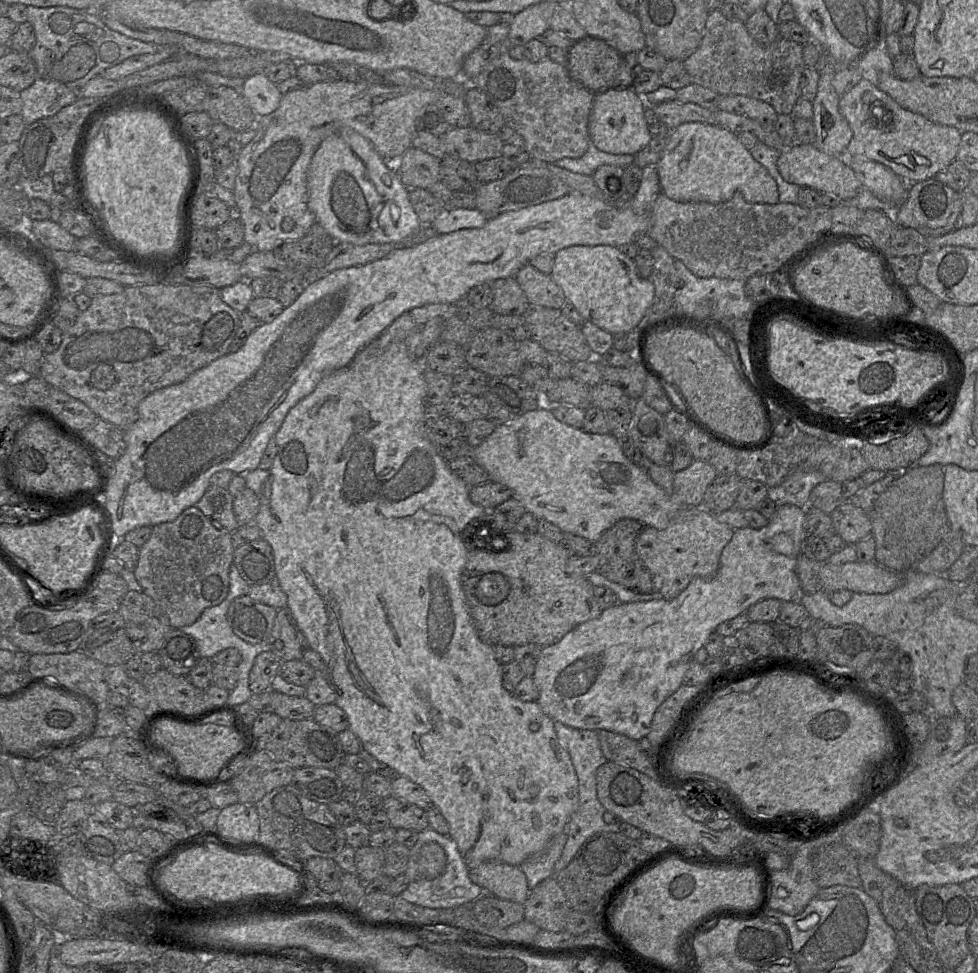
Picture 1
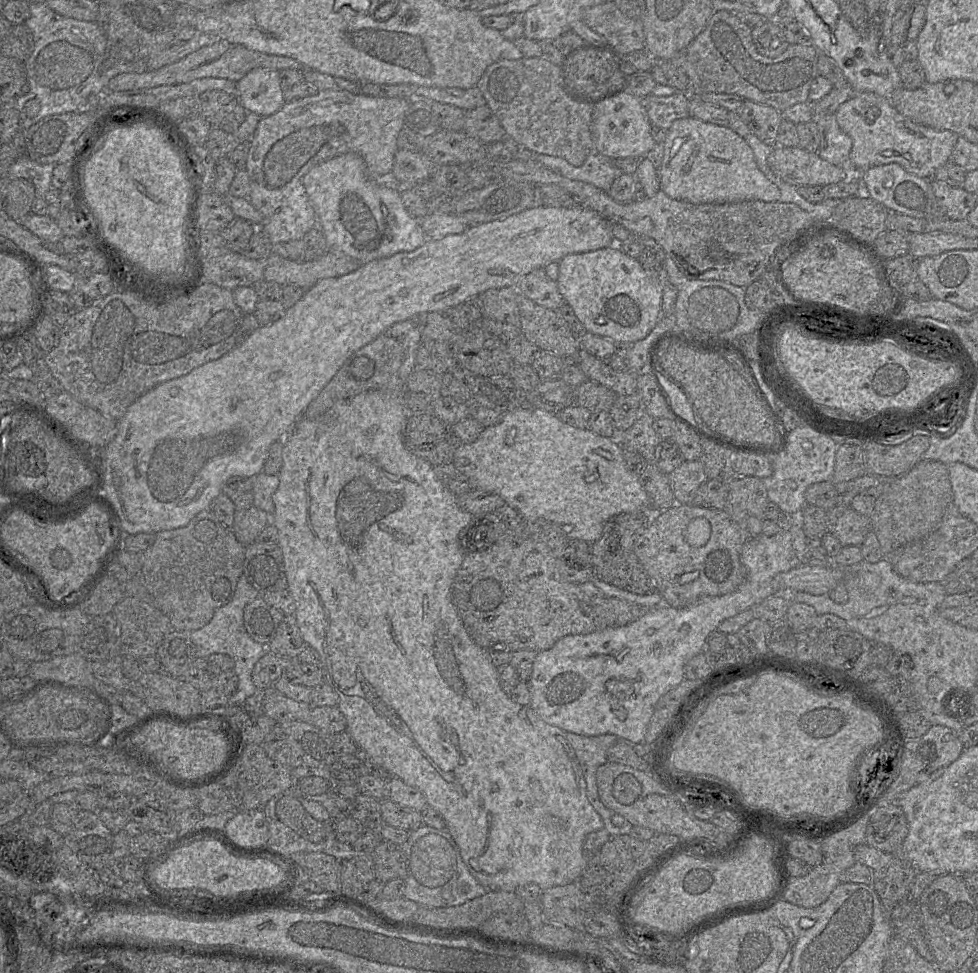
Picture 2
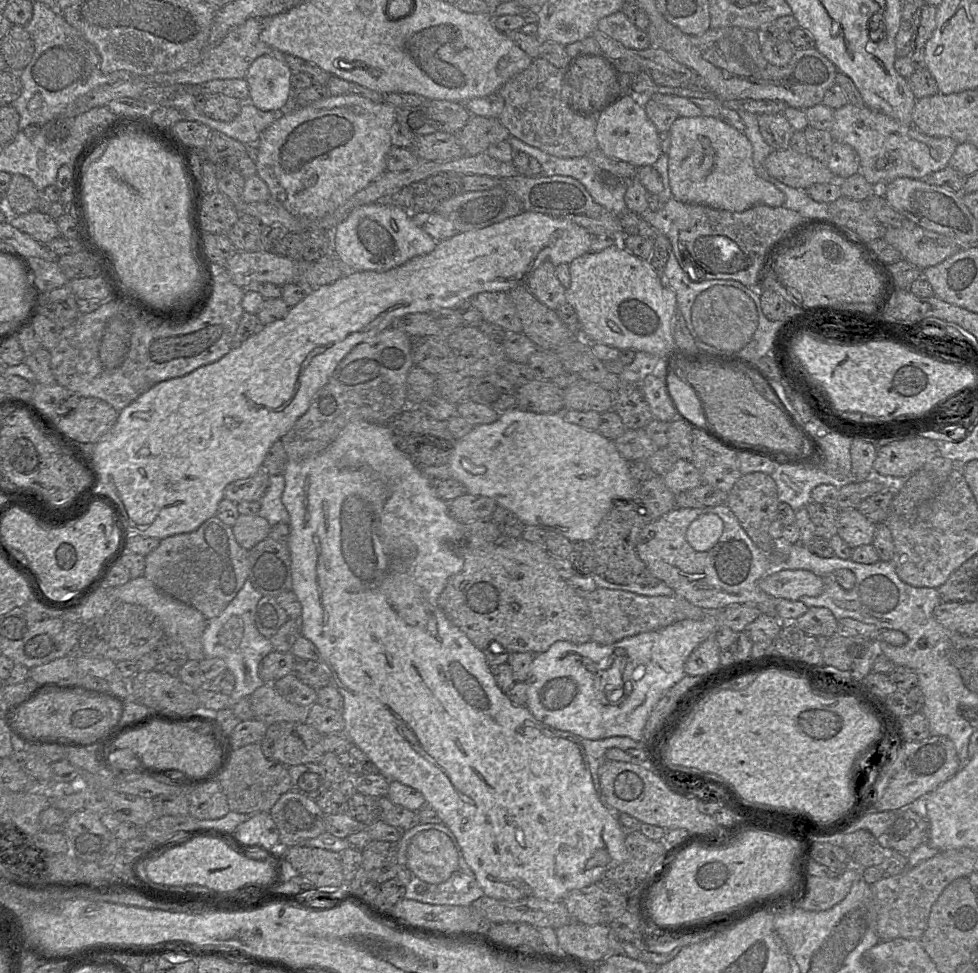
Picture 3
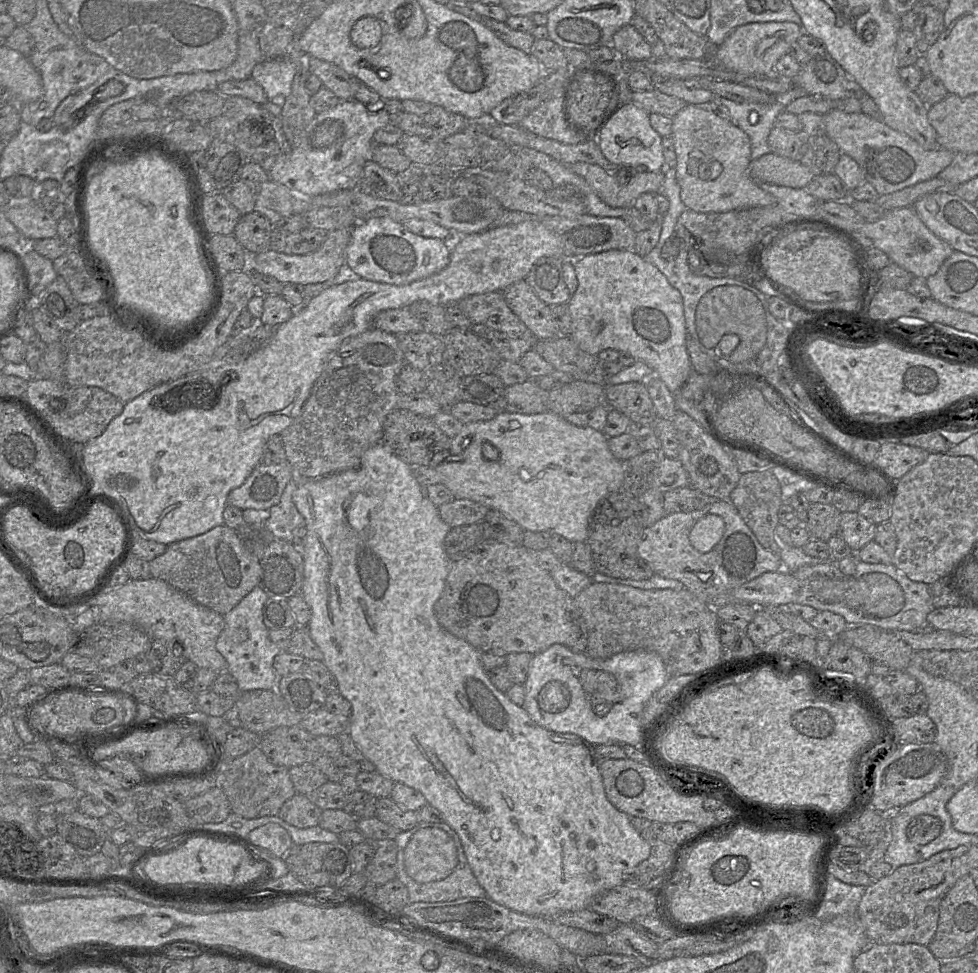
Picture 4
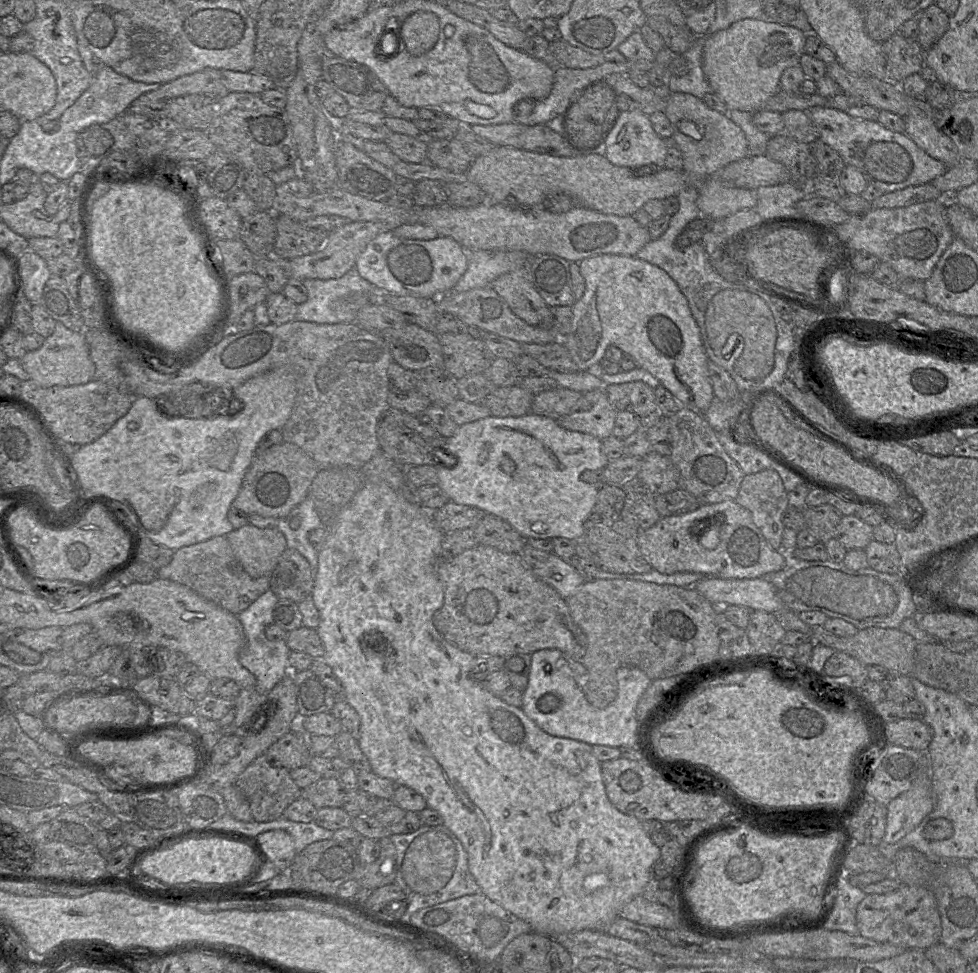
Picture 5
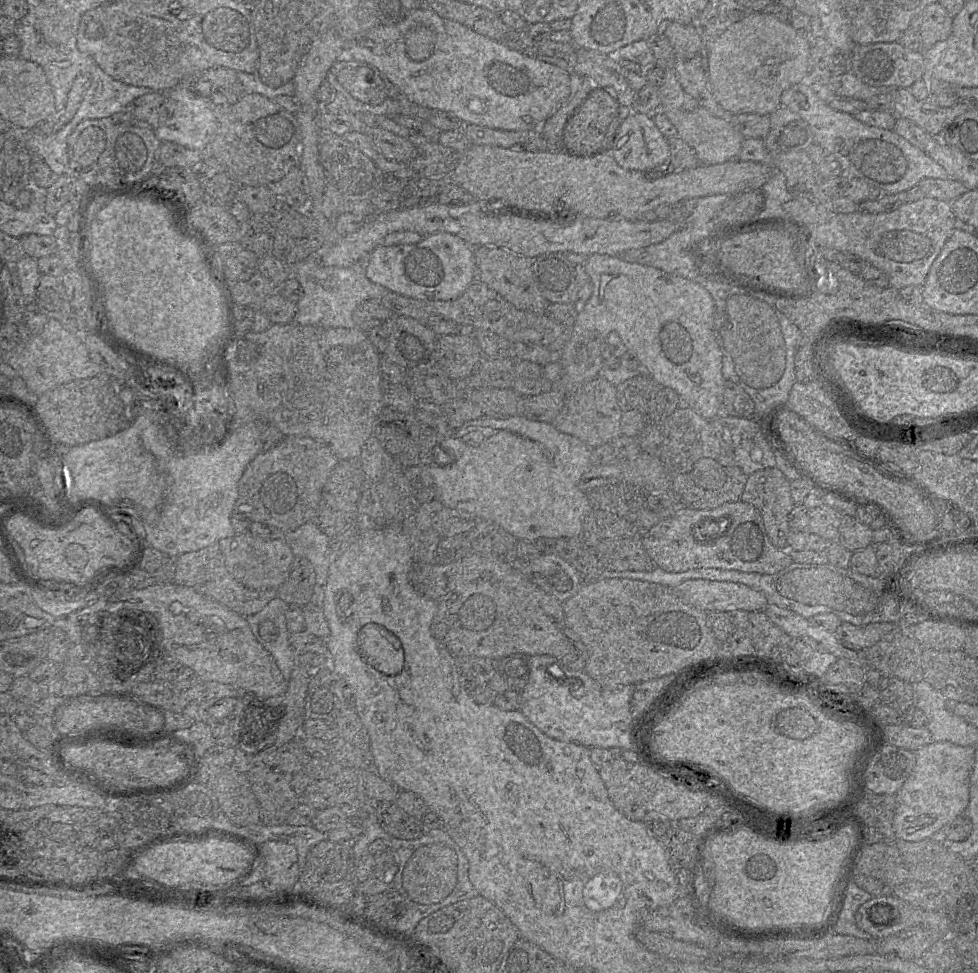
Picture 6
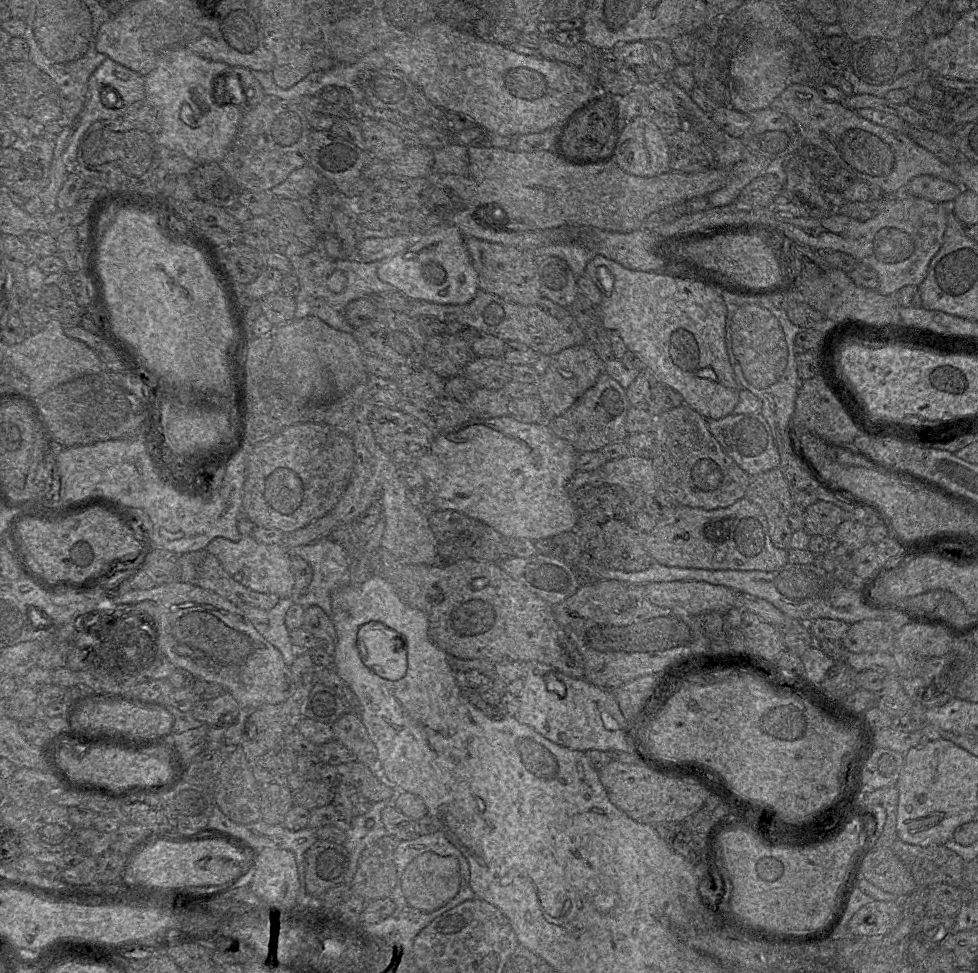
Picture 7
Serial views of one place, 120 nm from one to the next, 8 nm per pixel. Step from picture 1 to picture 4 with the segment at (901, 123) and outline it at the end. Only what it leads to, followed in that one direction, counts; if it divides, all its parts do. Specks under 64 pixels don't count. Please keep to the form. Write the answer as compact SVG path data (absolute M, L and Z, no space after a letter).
M835 108L824 115L824 122L826 135L837 144L842 154L850 156L859 164L865 181L876 189L878 195L894 193L937 177L952 162L955 154L942 147L925 149L906 134L862 112L845 113Z

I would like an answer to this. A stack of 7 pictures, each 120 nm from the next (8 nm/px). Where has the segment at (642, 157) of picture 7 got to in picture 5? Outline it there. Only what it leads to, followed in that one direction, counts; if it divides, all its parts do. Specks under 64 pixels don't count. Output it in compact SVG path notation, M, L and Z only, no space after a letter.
M638 109L619 113L617 123L609 133L601 151L616 166L635 167L654 163L659 168L665 167L665 140L654 131L649 116Z

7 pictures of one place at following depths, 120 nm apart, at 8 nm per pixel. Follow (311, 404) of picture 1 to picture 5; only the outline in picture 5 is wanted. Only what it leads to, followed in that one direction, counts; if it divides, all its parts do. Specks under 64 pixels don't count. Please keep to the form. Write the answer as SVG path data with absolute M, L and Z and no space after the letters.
M365 482L352 501L339 513L331 524L324 524L324 526L329 527L329 535L322 544L321 549L318 551L318 566L317 570L314 572L314 586L311 593L311 598L320 617L319 626L316 631L324 646L324 656L322 660L331 667L333 673L343 686L344 700L356 710L360 717L360 727L357 731L357 739L362 752L365 754L371 765L371 771L380 777L391 780L396 786L407 786L421 794L427 802L427 807L436 810L441 815L442 824L446 826L462 843L464 850L467 853L469 871L481 888L482 894L503 907L505 910L529 923L532 928L532 932L544 935L558 935L561 933L590 929L607 933L611 924L619 917L621 909L633 898L640 895L649 885L651 885L651 869L660 857L660 848L653 843L650 836L644 831L640 820L620 812L611 804L607 797L602 780L601 762L594 756L591 745L578 740L547 734L540 729L520 707L507 704L500 696L490 693L480 683L472 680L469 677L469 672L472 667L472 660L474 656L447 642L437 631L433 624L432 617L434 612L443 605L444 587L437 576L436 567L439 561L443 560L440 559L440 547L445 533L436 526L432 517L432 512L425 510L419 504L411 503L401 493L395 491L385 483Z

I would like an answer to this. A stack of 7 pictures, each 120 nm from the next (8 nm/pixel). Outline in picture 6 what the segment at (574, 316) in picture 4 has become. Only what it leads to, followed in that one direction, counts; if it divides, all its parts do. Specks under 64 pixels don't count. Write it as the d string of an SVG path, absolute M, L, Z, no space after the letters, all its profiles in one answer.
M592 254L590 256L587 256L587 259L584 262L583 266L585 272L591 279L593 292L586 303L580 304L575 323L573 324L572 335L559 352L559 361L563 367L563 375L560 379L559 384L554 384L554 387L561 389L567 396L567 394L572 393L578 386L601 375L603 369L603 347L607 341L608 334L610 332L616 332L627 348L627 351L632 351L633 353L635 353L639 360L639 364L647 369L647 374L651 376L651 378L654 379L654 381L657 382L661 387L673 389L680 397L682 405L688 406L690 409L692 409L694 412L696 412L698 415L706 420L713 420L721 415L725 379L722 374L722 351L718 346L714 336L715 303L711 294L703 286L692 280L667 273L663 270L651 266L628 262L620 256Z

